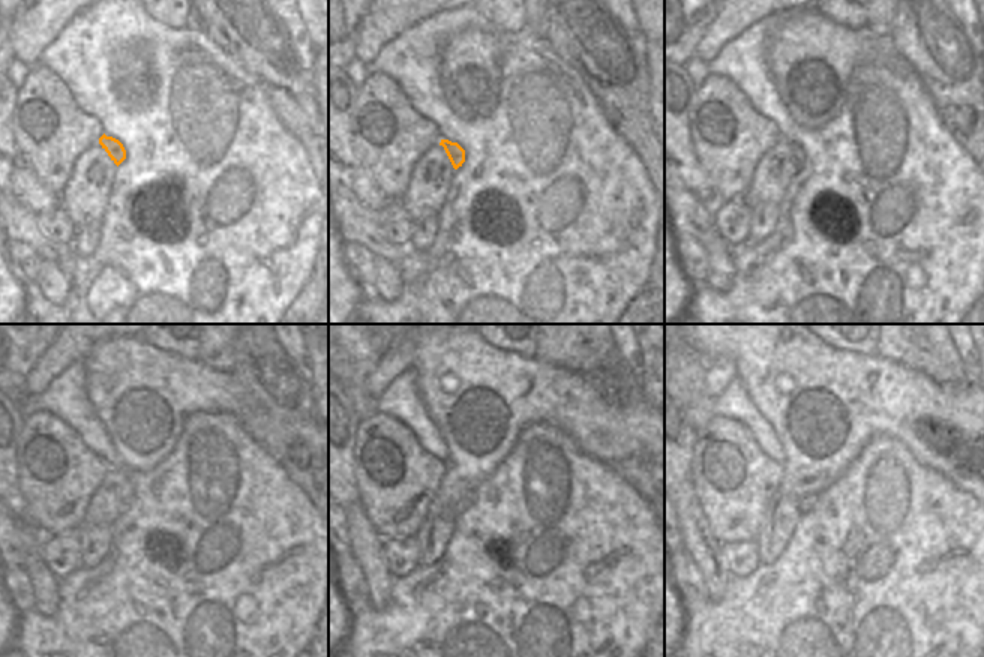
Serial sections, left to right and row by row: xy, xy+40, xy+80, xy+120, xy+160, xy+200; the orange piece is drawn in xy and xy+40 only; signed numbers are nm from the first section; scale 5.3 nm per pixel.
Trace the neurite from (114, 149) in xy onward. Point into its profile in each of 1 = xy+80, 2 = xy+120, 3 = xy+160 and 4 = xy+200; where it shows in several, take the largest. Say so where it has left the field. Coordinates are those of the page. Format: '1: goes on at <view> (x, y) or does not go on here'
1: goes on at xy+80 (797, 153)
2: goes on at xy+120 (128, 494)
3: goes on at xy+160 (465, 503)
4: goes on at xy+200 (806, 503)

